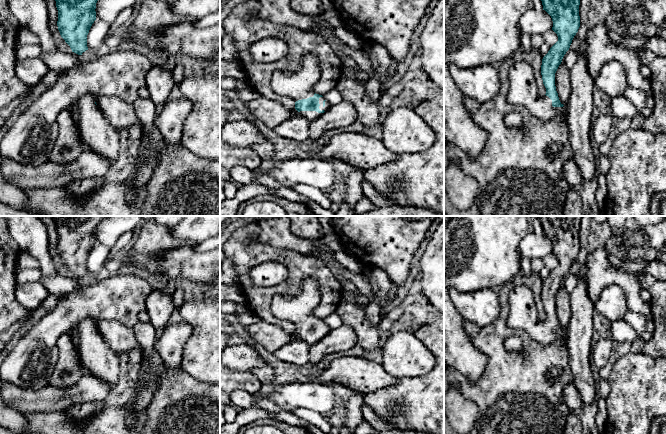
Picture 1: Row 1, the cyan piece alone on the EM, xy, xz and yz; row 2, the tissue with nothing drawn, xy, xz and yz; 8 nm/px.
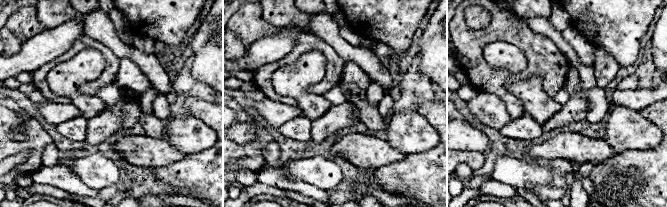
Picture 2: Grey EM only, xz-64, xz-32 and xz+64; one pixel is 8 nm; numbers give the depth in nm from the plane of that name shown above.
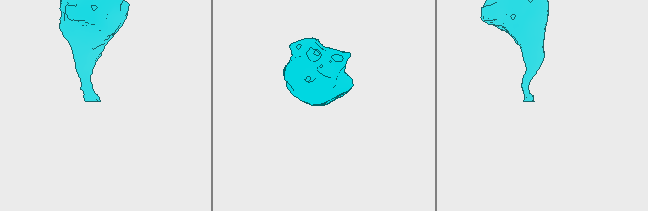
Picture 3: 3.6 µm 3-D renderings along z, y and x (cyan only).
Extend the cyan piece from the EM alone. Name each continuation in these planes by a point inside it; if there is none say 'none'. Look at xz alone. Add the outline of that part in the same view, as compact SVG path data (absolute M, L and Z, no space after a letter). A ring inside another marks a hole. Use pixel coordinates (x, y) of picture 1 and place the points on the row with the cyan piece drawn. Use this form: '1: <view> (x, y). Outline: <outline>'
1: xz (310, 115). Outline: M297 111L297 114L303 116L304 118L308 119L311 122L321 117L323 113L318 113L316 111L300 111L300 112Z

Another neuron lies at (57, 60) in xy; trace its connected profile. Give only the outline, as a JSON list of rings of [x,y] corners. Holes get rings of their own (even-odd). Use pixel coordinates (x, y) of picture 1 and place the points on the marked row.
[[[42,52],[40,58],[46,63],[49,70],[71,69],[84,62],[81,55],[74,52]]]

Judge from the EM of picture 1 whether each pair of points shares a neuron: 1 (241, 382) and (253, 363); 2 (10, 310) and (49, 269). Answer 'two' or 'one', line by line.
1: two
2: two

